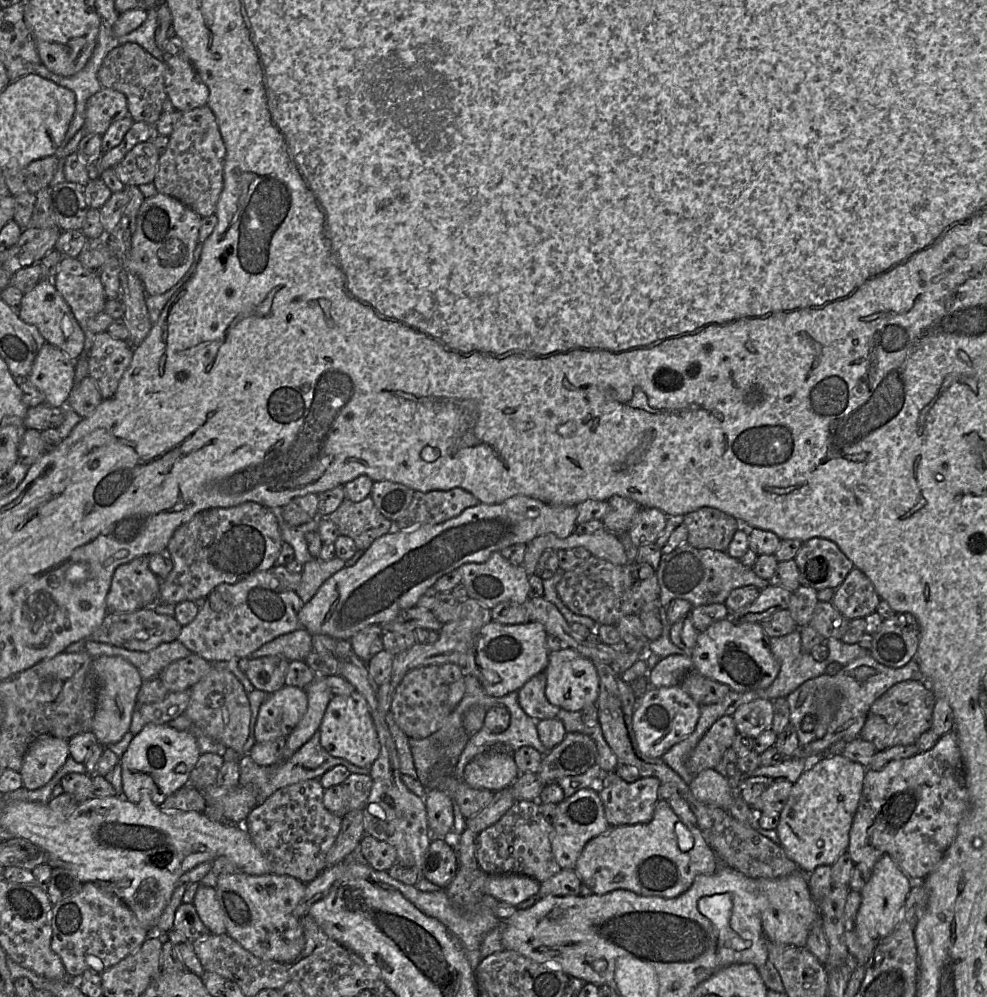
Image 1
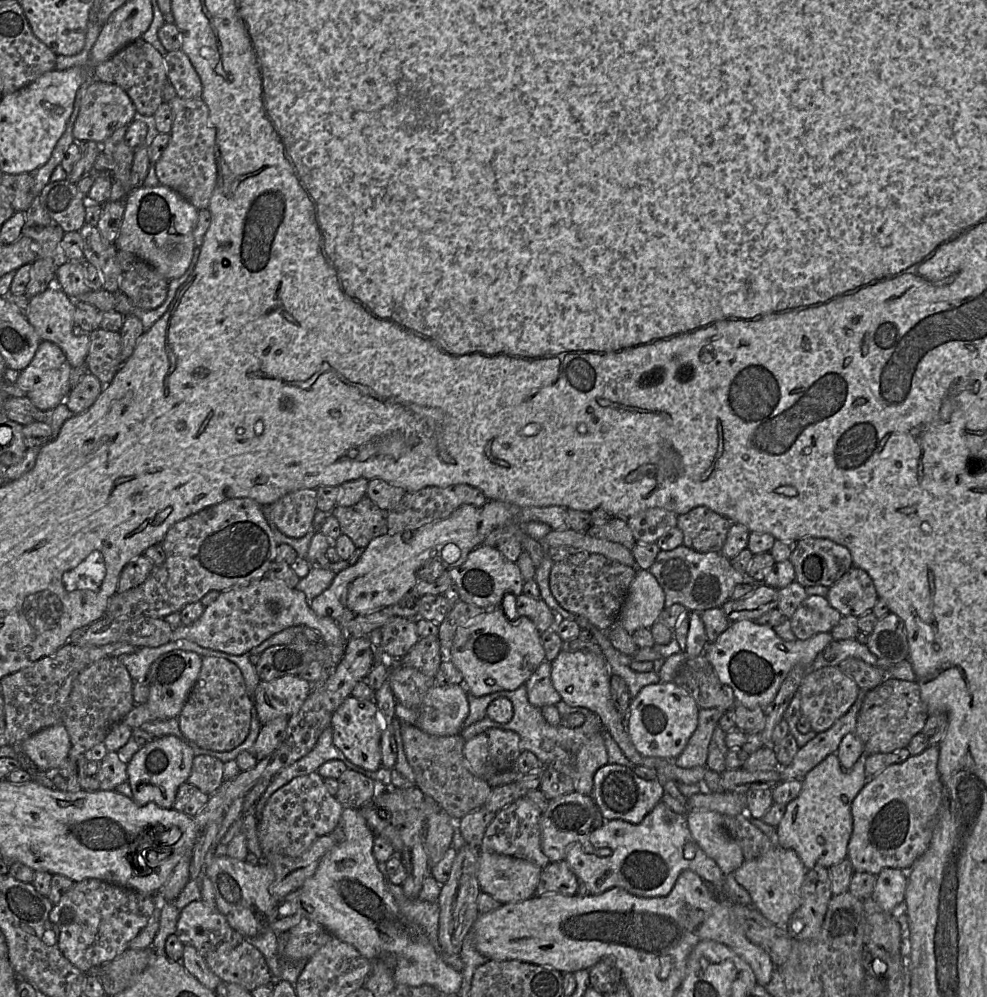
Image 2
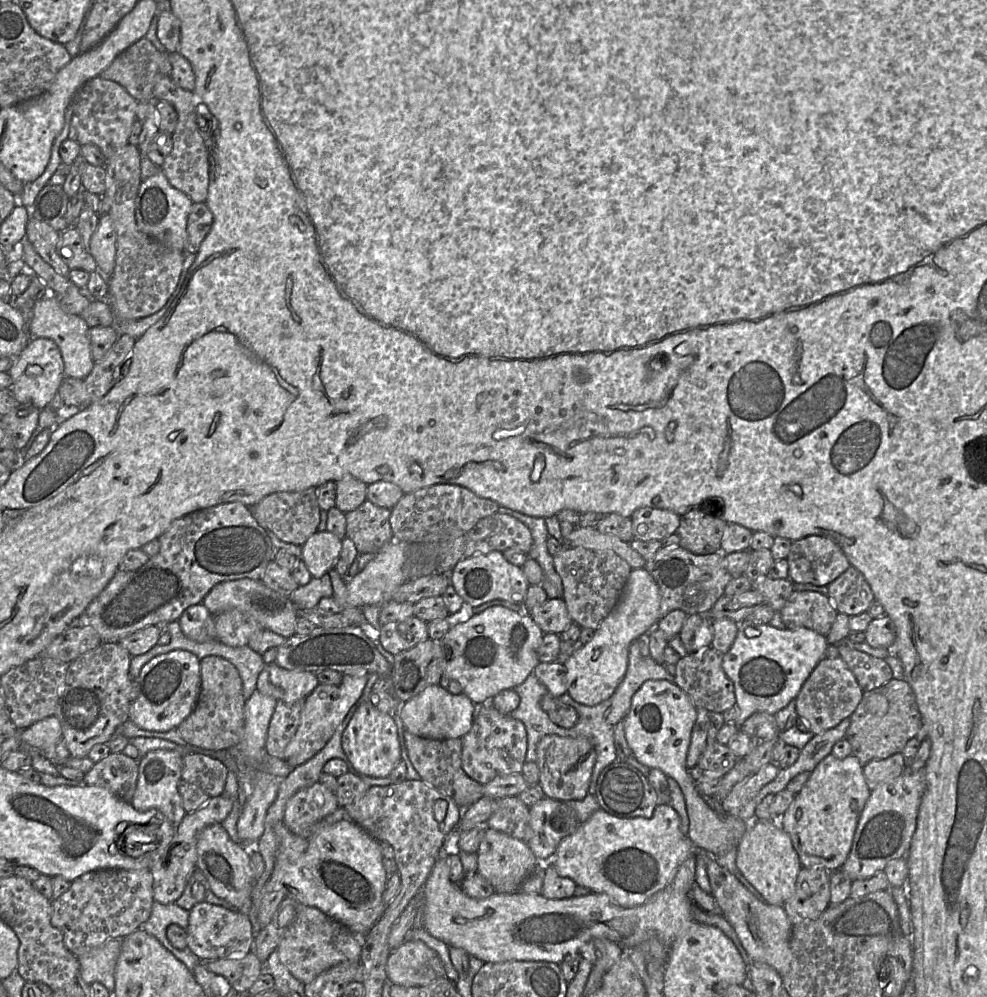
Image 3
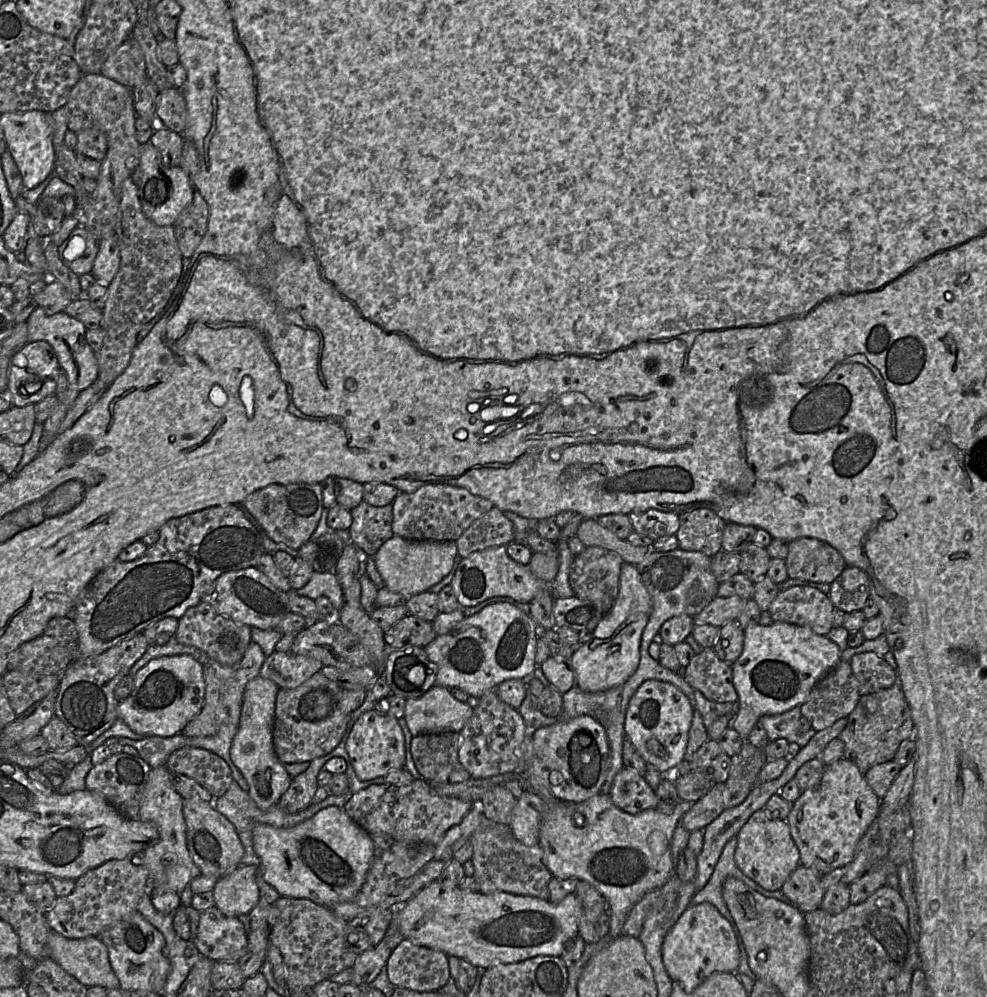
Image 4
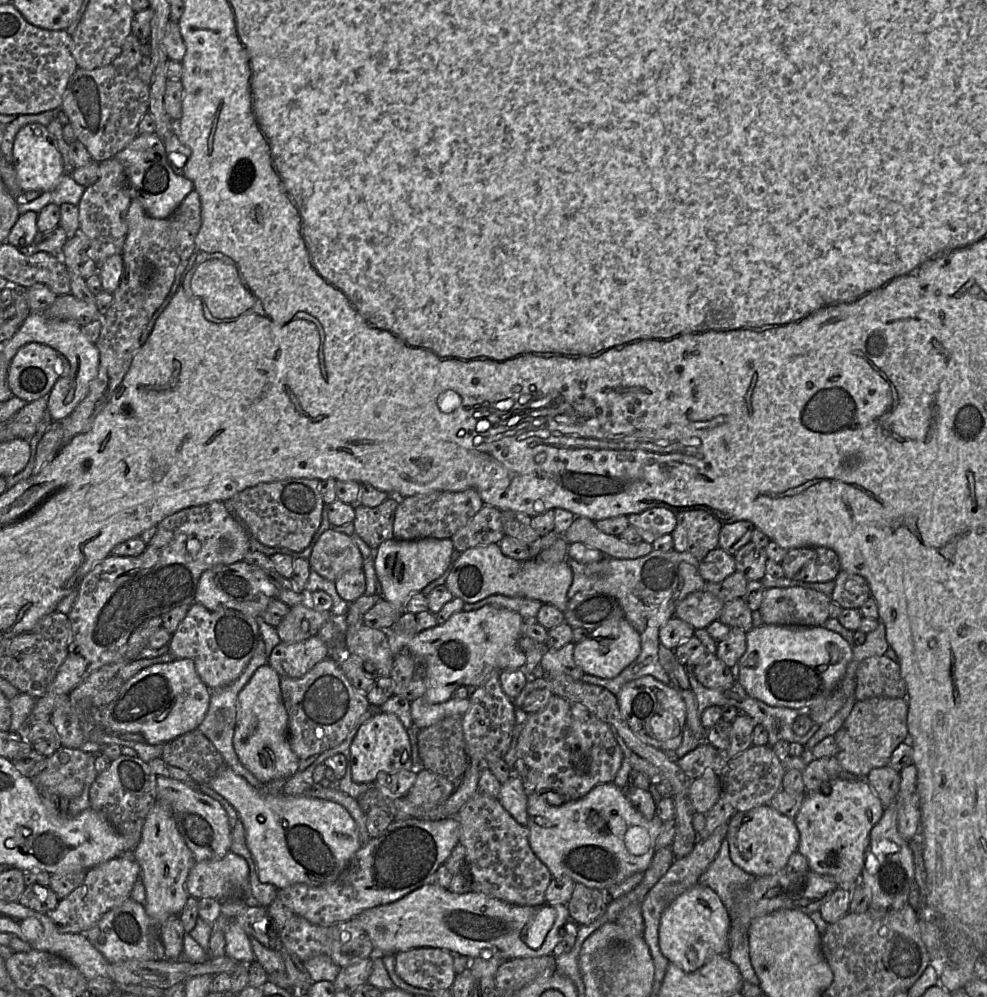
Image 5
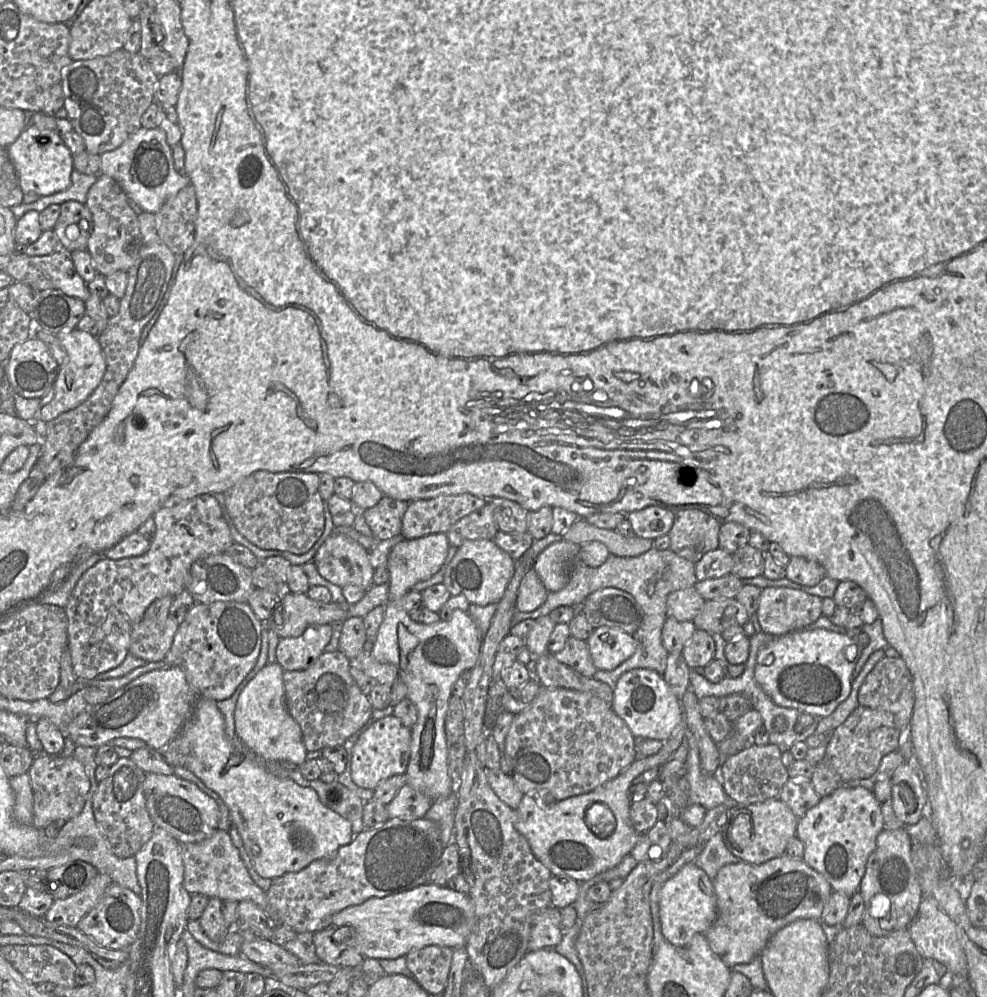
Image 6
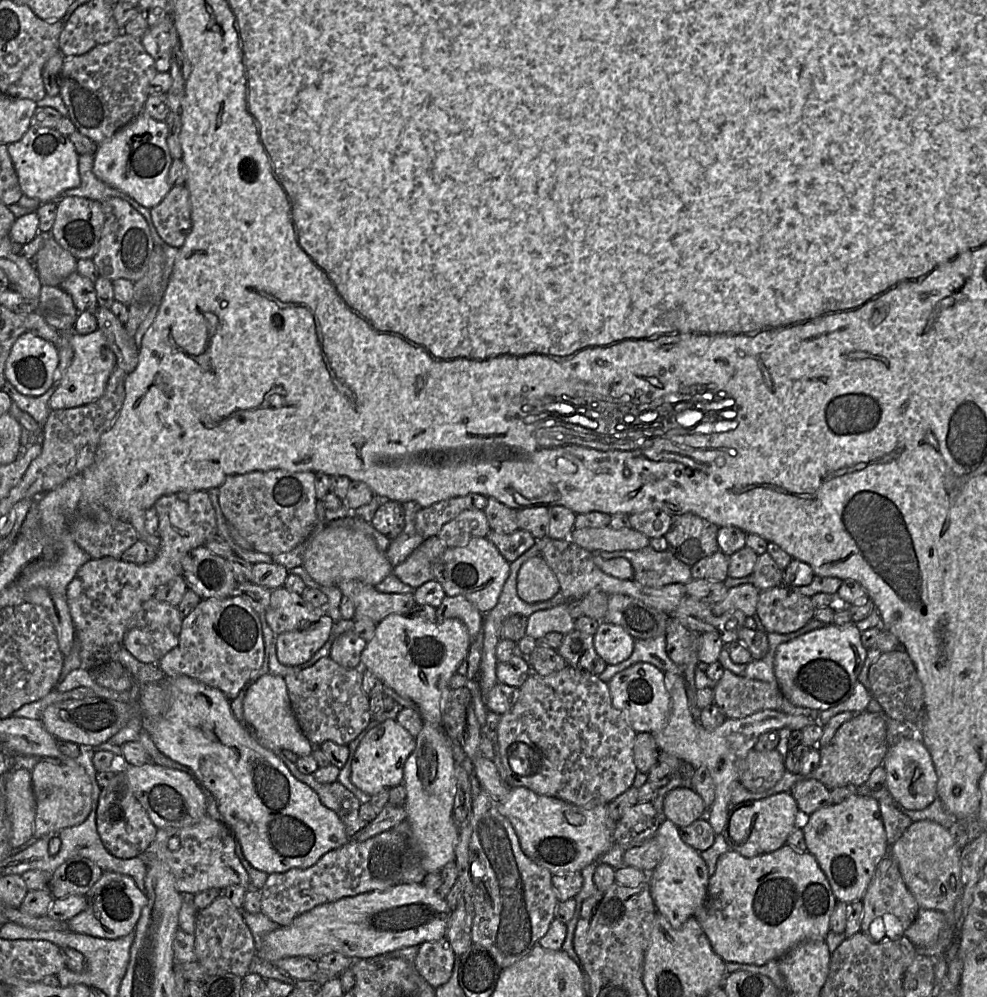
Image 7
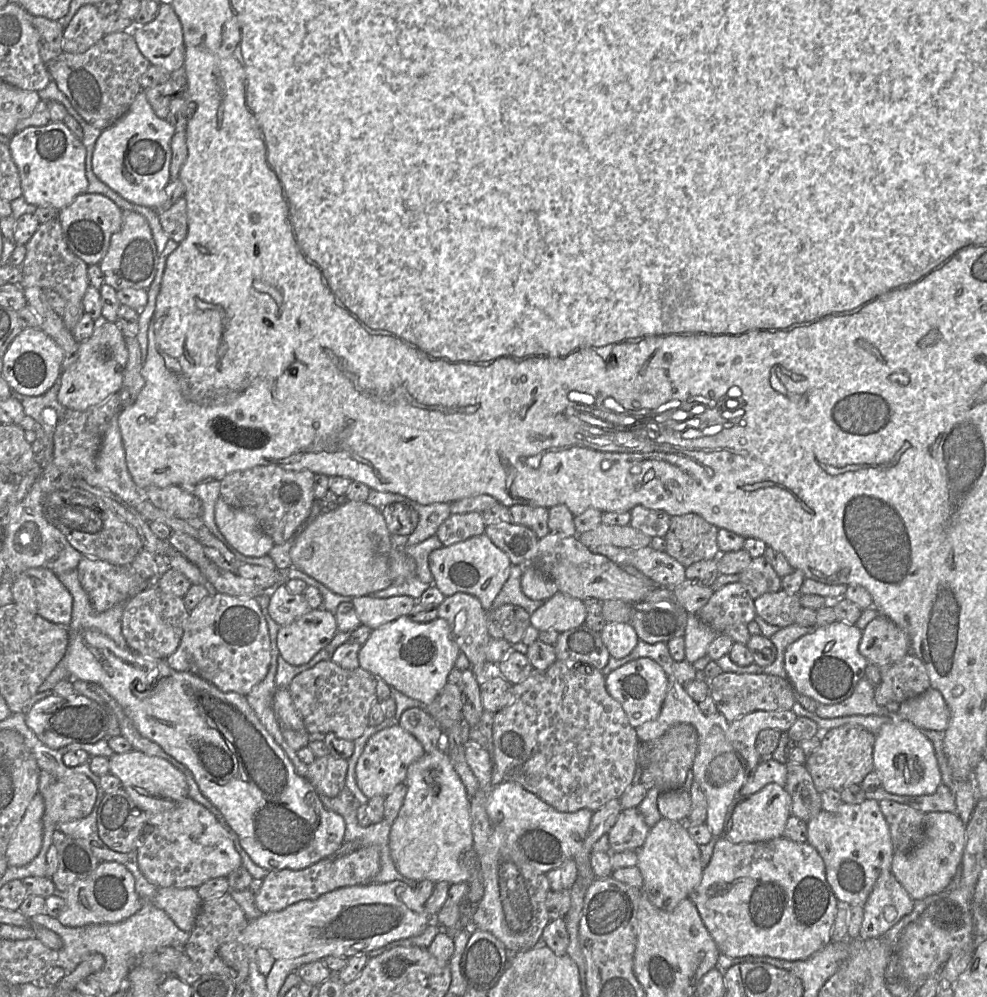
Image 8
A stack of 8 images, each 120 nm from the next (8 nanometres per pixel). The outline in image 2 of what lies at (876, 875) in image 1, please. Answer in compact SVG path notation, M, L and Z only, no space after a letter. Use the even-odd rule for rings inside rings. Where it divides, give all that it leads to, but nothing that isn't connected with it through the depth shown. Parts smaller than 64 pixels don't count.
M884 868L878 875L871 898L887 913L895 910L905 900L908 878L907 871Z

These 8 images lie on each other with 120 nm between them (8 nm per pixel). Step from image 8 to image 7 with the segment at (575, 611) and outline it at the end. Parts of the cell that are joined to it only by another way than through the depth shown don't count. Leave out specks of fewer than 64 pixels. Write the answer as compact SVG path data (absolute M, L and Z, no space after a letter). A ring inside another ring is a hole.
M563 603L530 615L526 635L537 641L549 632L559 632L565 635L574 629L574 622L575 620L569 613L568 604Z

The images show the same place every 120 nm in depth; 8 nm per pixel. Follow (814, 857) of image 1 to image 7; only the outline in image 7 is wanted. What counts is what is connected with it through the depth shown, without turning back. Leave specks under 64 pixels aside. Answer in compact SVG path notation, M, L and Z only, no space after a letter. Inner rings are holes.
M857 793L802 817L800 826L807 851L816 858L836 899L846 903L861 901L876 863L891 847L887 842L878 800Z

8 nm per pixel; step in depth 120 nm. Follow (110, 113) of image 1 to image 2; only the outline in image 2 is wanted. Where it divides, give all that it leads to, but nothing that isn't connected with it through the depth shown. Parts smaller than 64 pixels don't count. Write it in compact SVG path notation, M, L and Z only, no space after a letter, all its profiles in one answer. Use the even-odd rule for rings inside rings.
M95 79L87 88L73 128L74 142L94 141L102 144L114 131L128 126L137 116L135 106L119 86Z

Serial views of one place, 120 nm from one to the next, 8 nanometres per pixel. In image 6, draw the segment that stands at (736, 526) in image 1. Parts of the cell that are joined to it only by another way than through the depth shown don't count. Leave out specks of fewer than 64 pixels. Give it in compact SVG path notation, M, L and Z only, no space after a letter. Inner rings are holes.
M701 510L676 511L668 533L669 548L696 564L707 552L719 548L720 527L718 520Z

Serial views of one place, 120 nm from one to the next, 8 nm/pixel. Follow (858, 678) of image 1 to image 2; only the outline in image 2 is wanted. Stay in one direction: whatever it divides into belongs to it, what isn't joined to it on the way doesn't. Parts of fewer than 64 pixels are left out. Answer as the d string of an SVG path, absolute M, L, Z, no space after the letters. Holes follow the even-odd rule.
M859 688L859 694L851 708L829 729L818 733L805 746L799 748L792 762L780 767L781 781L802 780L805 775L822 762L828 755L836 753L842 739L854 733L857 716L868 691Z

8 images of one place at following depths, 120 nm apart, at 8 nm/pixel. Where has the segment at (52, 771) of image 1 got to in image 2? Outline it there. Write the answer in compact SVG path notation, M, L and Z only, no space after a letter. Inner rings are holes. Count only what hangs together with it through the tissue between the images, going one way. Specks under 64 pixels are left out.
M63 723L40 730L26 739L21 751L42 771L58 768L68 758L71 740Z

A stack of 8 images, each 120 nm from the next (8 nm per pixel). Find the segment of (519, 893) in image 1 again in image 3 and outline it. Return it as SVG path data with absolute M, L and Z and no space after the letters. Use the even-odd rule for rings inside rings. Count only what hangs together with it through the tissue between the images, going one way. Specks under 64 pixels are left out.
M486 827L477 854L477 873L485 878L495 892L517 892L524 880L537 868L538 859L522 840Z

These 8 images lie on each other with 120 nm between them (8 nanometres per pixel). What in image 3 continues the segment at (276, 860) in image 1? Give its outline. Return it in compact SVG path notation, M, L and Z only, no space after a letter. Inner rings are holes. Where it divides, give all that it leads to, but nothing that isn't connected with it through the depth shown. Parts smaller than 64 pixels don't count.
M319 781L312 786L299 790L287 802L284 814L284 824L290 832L308 839L316 830L328 825L318 823L332 814L339 807L336 795Z

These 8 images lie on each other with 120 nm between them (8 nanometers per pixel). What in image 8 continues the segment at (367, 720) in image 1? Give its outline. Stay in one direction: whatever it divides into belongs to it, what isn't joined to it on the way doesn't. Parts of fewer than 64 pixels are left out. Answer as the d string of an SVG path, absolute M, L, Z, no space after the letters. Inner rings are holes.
M399 724L384 728L373 734L365 744L355 768L357 785L369 799L386 797L399 783L405 783L409 766L425 753L418 739Z

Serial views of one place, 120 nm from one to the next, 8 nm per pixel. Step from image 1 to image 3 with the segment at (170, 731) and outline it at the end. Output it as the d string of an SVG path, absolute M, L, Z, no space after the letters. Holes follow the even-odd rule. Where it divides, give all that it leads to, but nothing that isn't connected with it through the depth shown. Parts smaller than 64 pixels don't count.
M152 750L138 759L139 771L132 806L138 811L159 810L177 828L186 812L182 806L178 783L182 772L183 755L174 750Z

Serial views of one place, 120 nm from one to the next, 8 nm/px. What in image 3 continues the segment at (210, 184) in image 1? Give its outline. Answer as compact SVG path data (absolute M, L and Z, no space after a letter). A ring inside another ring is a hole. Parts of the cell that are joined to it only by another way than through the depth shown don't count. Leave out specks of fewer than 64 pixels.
M159 74L153 94L155 100L165 100L176 110L178 121L172 134L173 148L161 166L161 171L170 184L186 194L193 203L206 203L209 190L208 141L199 130L200 103L193 91L187 91L176 85L171 77Z

